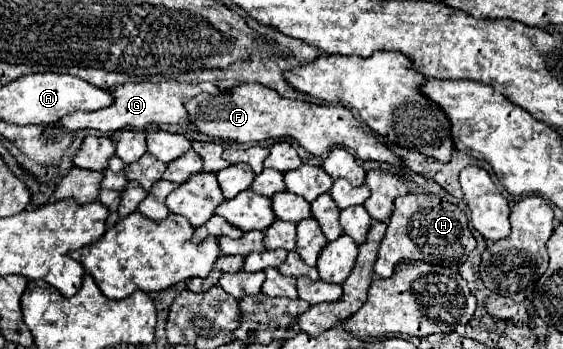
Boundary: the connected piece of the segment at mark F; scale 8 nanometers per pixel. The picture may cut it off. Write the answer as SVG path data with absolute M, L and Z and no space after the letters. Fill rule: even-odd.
M240 84L222 94L198 94L190 102L186 102L192 124L212 138L234 140L234 142L262 142L268 138L290 138L296 140L304 150L314 156L324 154L324 150L342 146L350 150L360 160L372 160L386 164L390 168L404 166L402 158L390 152L384 144L376 140L376 136L366 134L360 126L356 126L356 118L344 106L318 106L304 100L282 98L276 90L260 86L260 84Z

